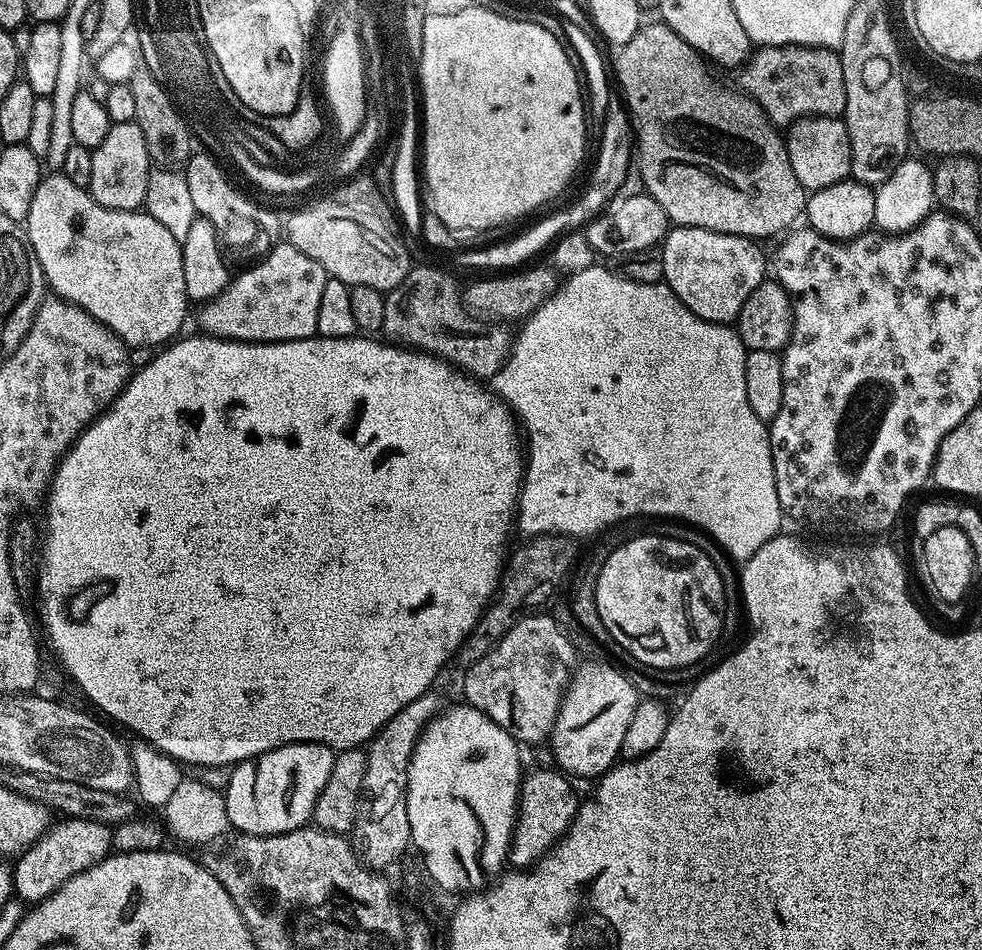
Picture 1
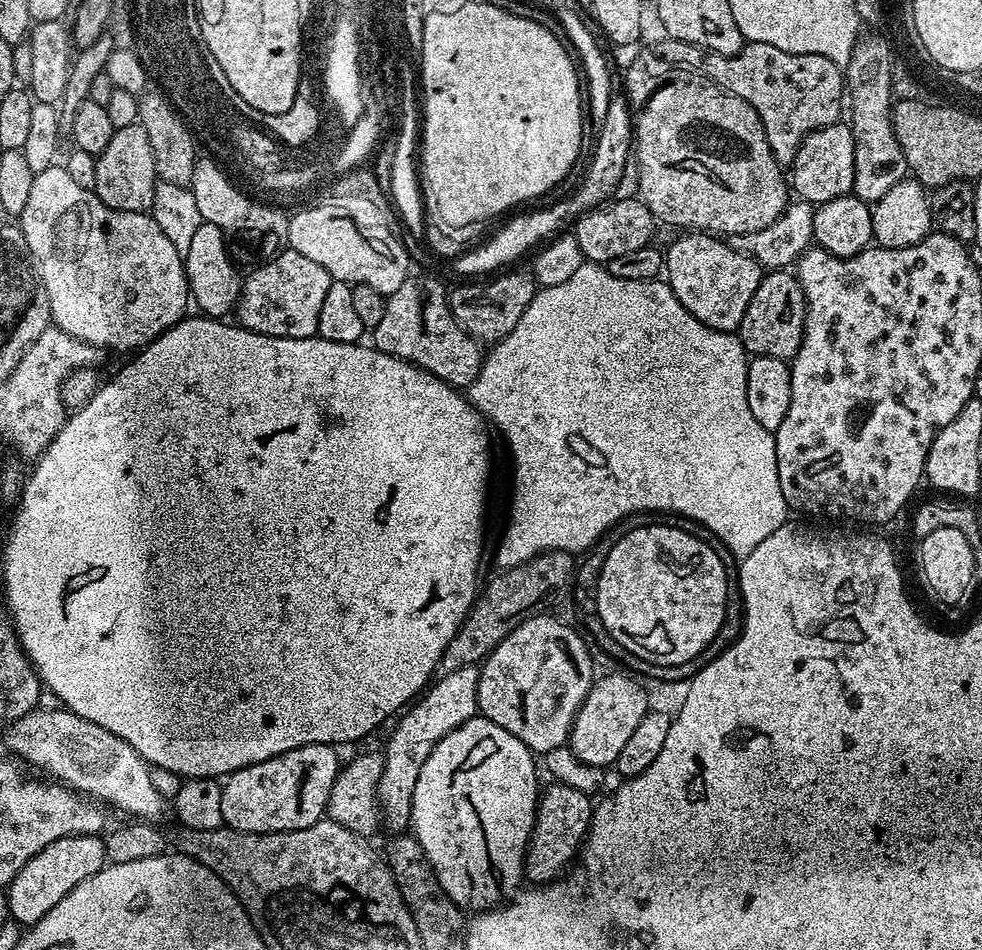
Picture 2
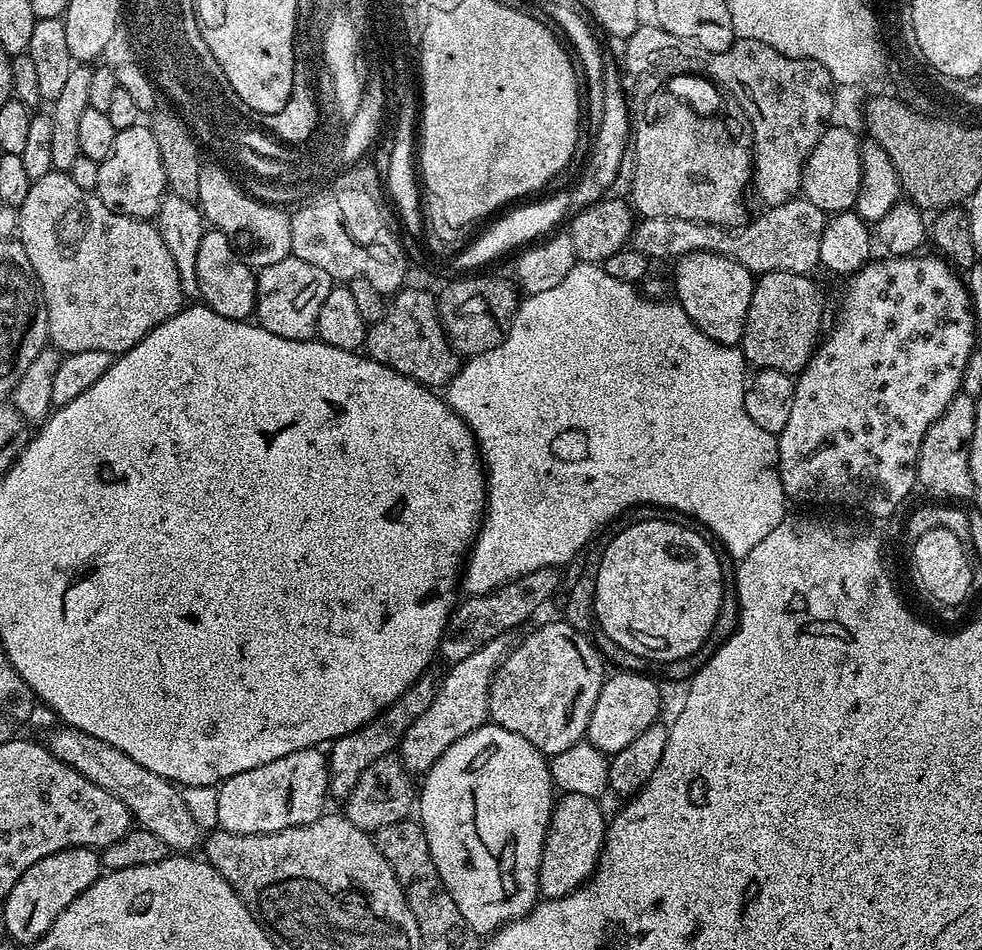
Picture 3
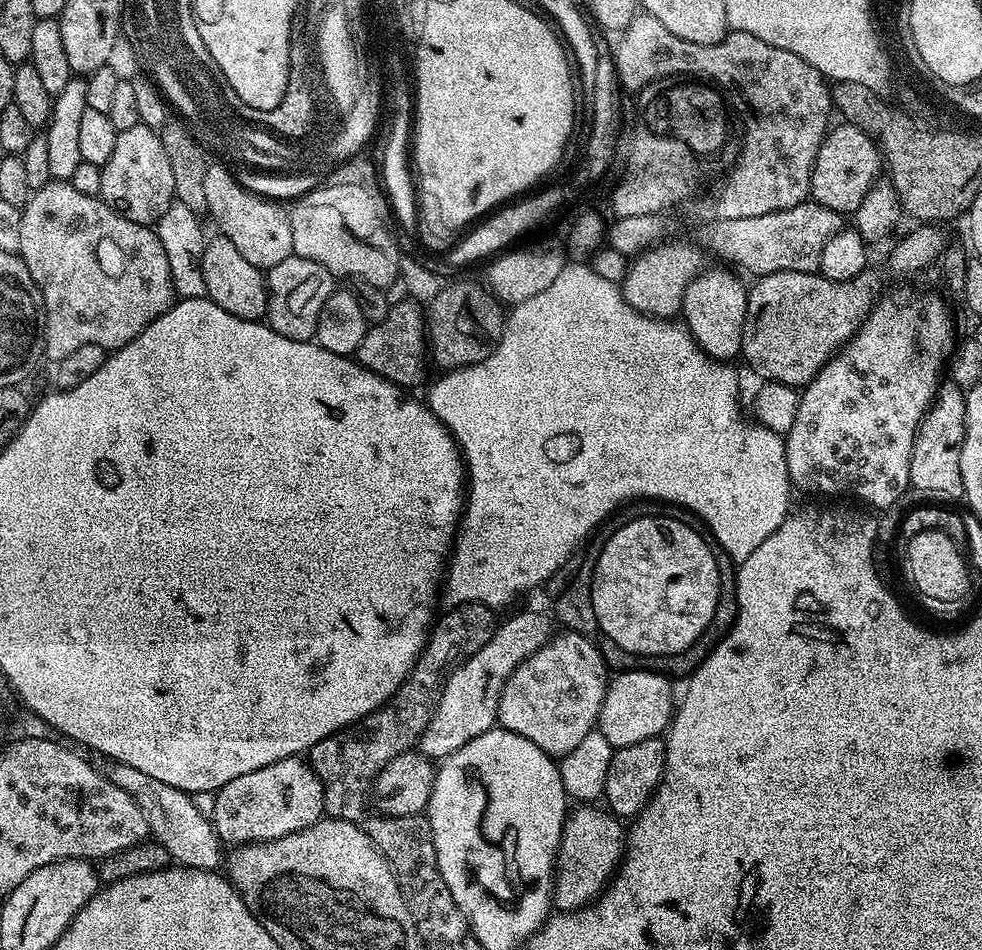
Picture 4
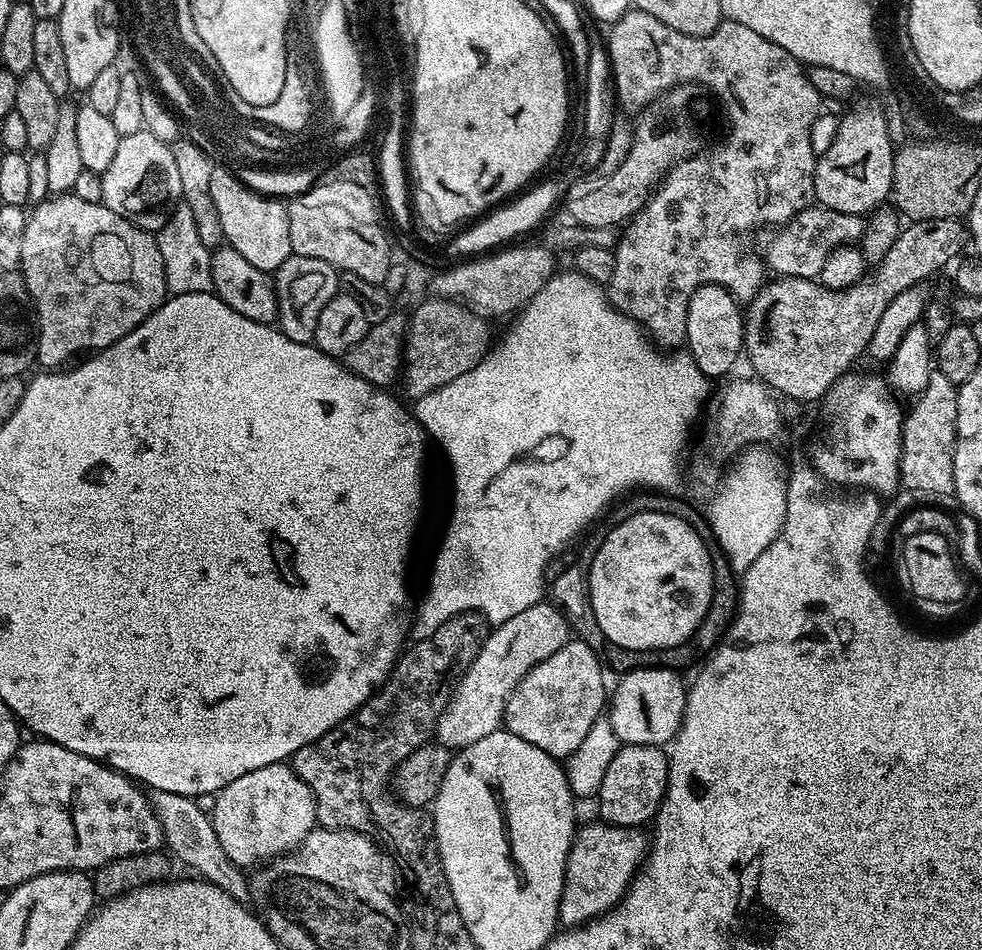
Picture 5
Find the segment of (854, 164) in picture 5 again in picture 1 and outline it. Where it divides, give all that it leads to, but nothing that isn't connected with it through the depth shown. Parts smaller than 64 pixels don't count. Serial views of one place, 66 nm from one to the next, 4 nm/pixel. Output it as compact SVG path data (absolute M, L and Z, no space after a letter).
M807 116L797 120L787 129L786 143L794 178L798 178L798 182L802 182L802 186L809 193L818 192L828 186L834 186L836 182L849 179L852 171L850 134L841 117Z

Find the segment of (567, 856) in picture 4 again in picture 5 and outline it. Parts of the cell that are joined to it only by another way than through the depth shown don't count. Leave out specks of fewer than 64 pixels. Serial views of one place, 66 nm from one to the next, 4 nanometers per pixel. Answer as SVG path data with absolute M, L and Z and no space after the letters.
M595 822L579 829L572 839L566 862L566 878L562 886L559 923L571 930L603 916L620 903L650 847L647 835L640 828L620 828L616 824Z

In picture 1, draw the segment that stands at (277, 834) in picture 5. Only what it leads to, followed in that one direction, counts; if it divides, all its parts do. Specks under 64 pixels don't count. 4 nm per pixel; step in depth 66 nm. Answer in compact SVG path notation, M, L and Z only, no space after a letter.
M287 744L278 746L266 754L256 757L255 761L244 761L231 769L224 800L229 825L249 836L276 836L305 827L316 808L318 794L325 788L333 769L334 752L325 744Z

